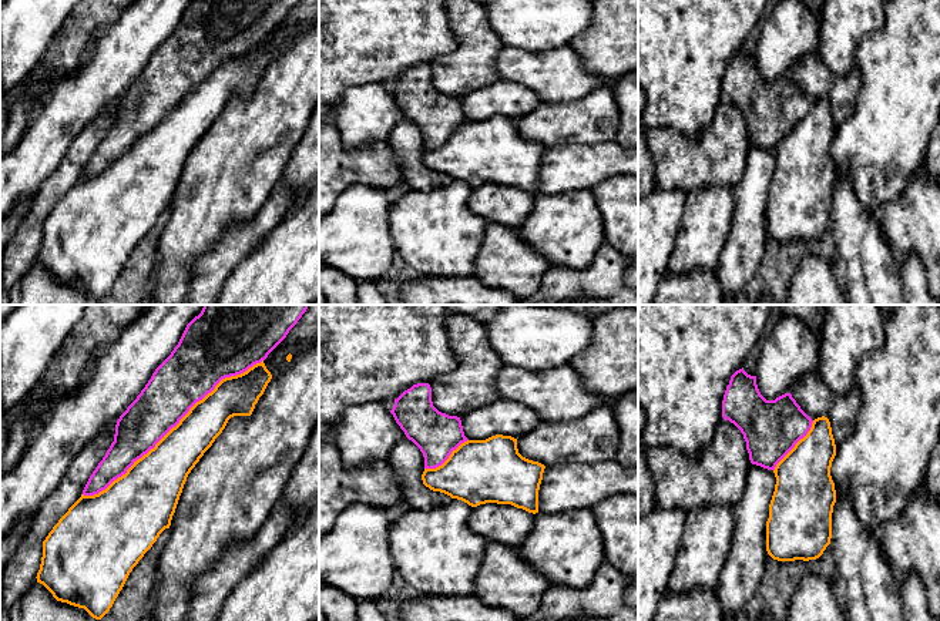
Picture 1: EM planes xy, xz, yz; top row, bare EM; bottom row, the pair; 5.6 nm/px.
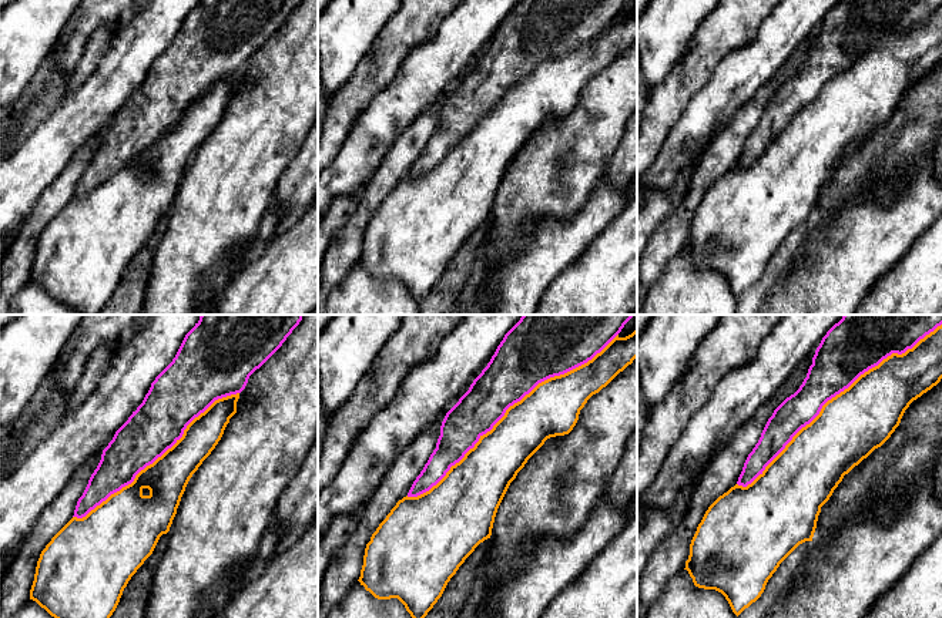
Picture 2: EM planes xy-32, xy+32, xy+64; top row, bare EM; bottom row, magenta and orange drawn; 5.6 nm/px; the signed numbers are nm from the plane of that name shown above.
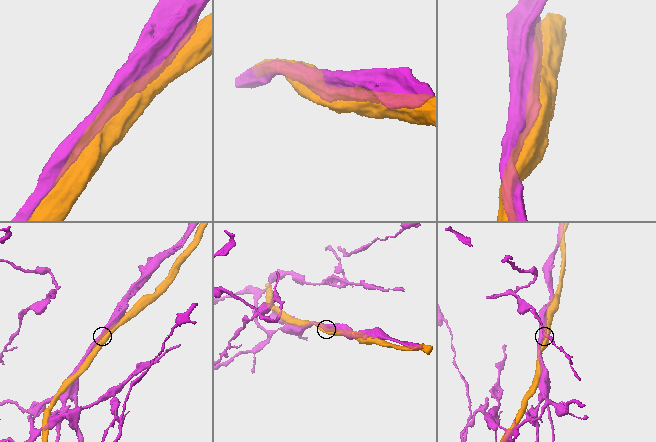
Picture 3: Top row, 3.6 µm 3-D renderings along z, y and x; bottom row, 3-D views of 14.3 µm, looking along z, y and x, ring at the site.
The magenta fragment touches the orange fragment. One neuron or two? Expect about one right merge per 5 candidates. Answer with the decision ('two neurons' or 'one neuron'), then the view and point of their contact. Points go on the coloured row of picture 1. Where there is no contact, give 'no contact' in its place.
two neurons | xy (173, 426)

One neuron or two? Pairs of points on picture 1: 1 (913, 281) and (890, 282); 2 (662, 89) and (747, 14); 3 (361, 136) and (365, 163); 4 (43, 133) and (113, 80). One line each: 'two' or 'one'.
1: two
2: one
3: two
4: one

